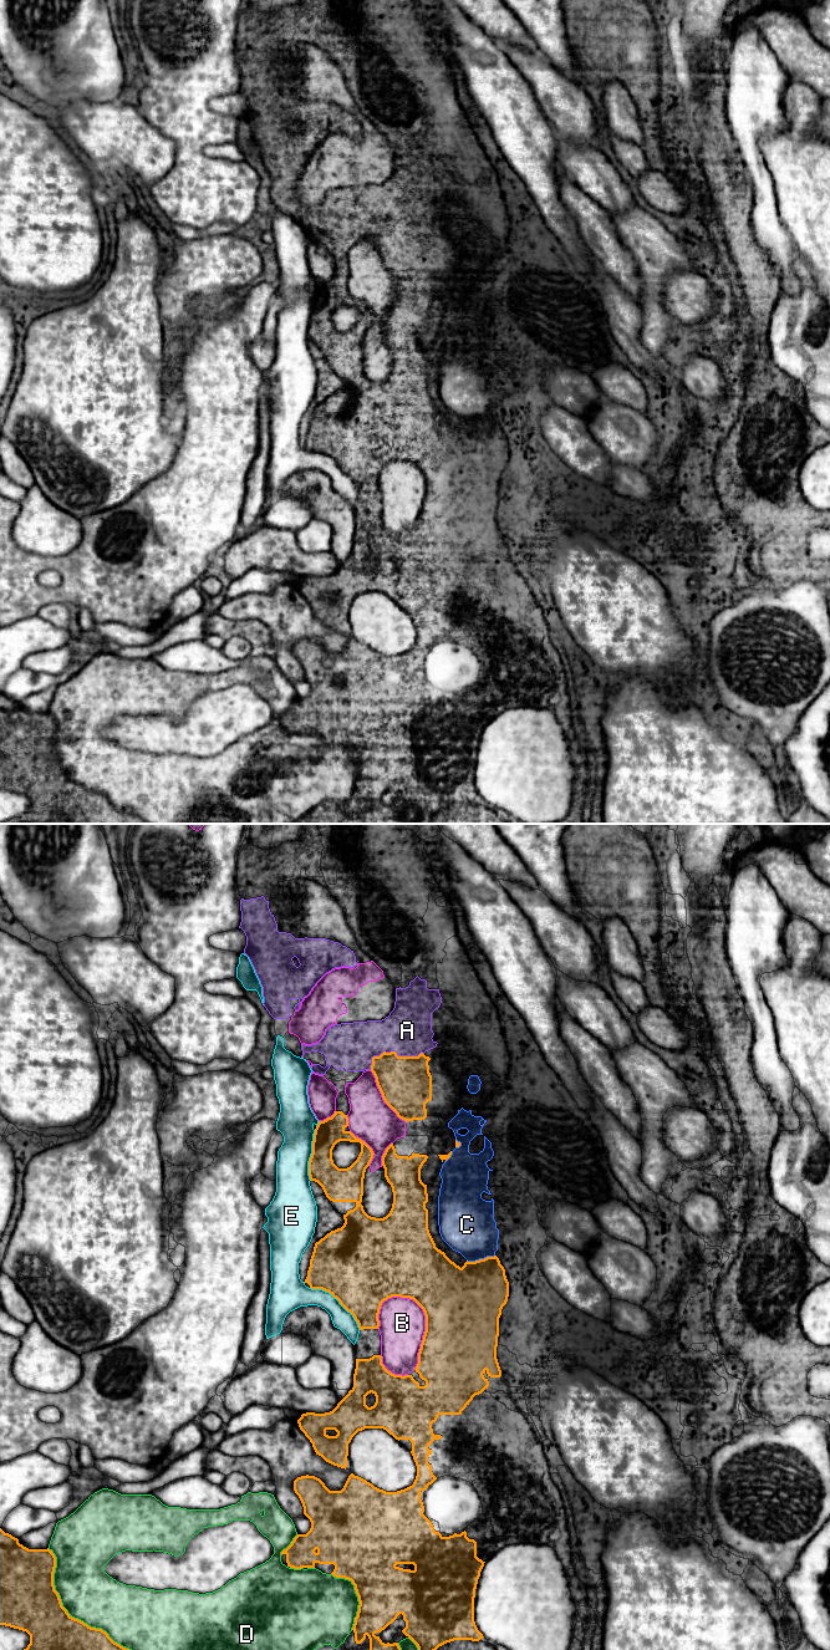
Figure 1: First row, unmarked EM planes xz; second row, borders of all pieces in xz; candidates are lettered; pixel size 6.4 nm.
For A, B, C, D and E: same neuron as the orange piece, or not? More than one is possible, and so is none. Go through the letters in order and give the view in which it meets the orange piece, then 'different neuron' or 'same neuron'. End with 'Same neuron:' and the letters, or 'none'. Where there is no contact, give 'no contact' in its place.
A: contact in xz; same neuron
B: contact in xz; different neuron
C: contact in xz; different neuron
D: contact in xz; different neuron
E: contact in xz; different neuron
Same neuron: A

